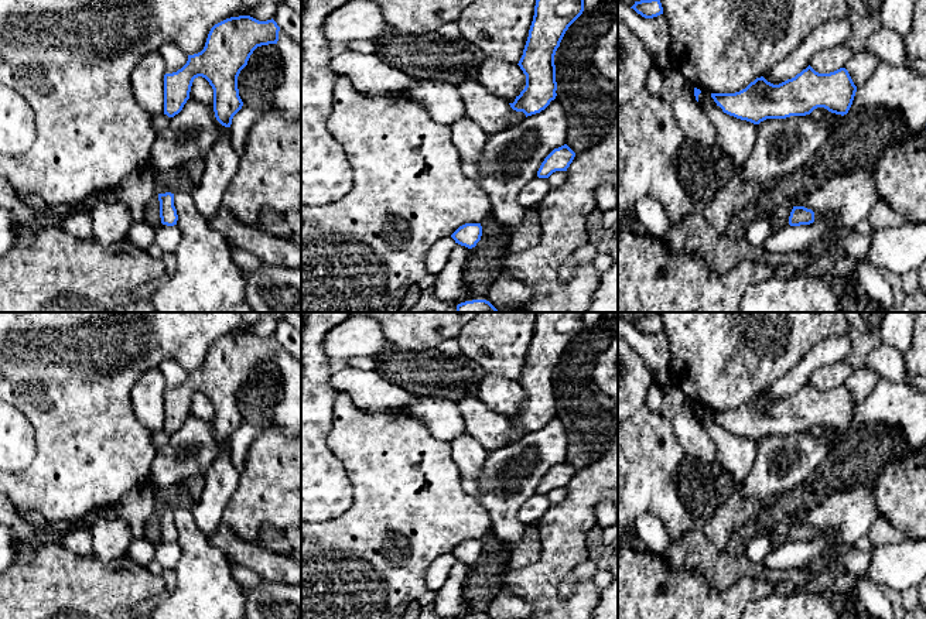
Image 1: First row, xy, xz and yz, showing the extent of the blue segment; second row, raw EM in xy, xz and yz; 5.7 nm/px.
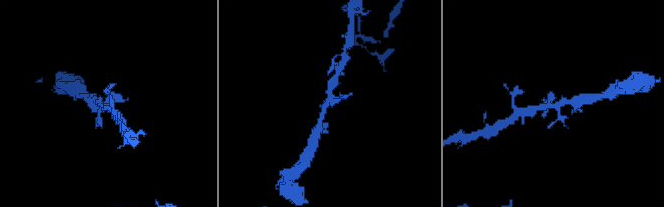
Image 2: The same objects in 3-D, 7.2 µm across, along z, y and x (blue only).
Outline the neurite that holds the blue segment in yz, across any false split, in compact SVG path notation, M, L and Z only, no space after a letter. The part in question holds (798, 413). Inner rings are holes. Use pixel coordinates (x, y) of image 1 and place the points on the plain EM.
M809 382L779 401L761 393L739 408L711 410L711 414L724 430L759 441L766 435L806 432L817 424L844 432L855 408L857 403L845 384L819 390Z

